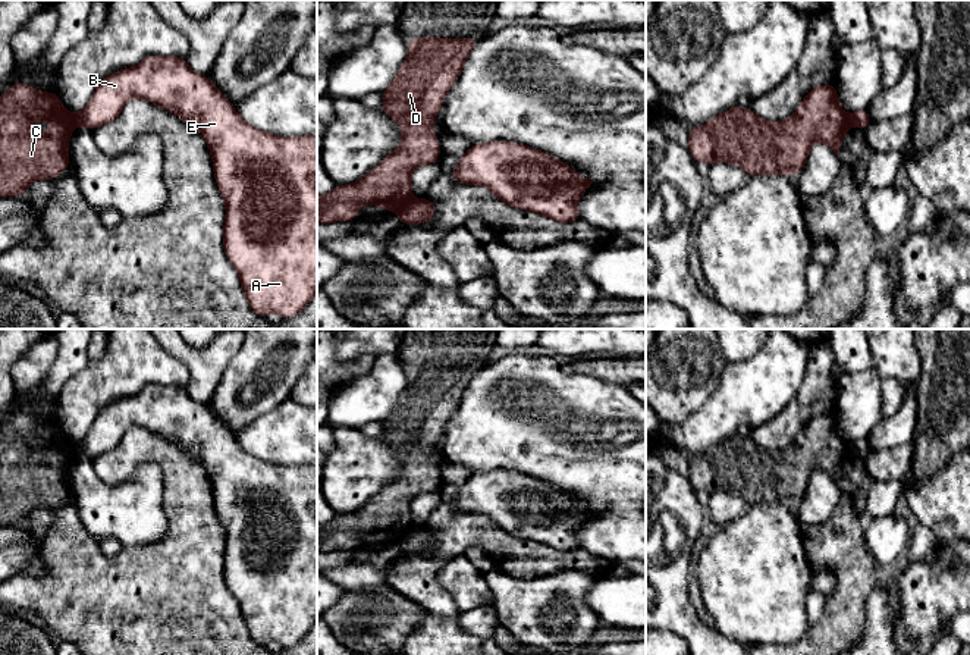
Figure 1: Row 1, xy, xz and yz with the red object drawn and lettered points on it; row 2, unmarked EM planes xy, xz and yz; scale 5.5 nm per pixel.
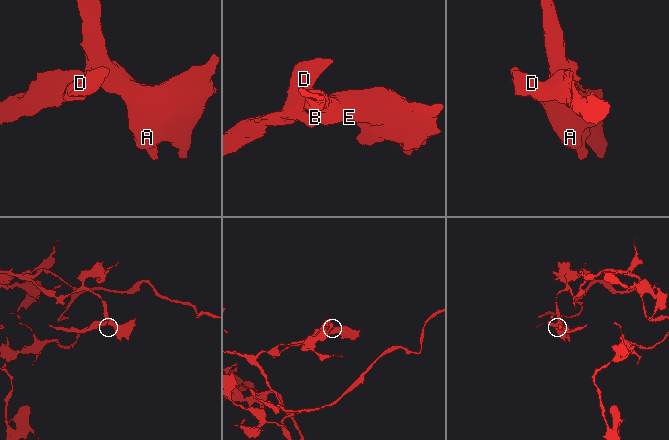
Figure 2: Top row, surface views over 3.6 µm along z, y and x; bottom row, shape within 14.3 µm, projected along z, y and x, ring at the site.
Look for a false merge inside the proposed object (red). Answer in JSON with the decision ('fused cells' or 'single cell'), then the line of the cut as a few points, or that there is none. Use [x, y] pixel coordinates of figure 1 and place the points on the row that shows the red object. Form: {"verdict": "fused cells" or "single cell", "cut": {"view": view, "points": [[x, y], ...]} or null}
{"verdict": "fused cells", "cut": {"view": "xy", "points": [[72, 115], [77, 124]]}}

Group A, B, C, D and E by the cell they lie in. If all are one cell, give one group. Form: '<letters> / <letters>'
A B E / C D

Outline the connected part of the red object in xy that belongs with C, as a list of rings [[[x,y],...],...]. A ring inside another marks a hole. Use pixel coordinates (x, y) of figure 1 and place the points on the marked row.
[[[16,81],[10,90],[0,97],[0,197],[21,197],[37,179],[53,179],[70,166],[68,145],[75,116],[66,110],[56,93],[43,93]],[[37,120],[50,120],[54,126],[48,132],[29,132],[28,125]]]

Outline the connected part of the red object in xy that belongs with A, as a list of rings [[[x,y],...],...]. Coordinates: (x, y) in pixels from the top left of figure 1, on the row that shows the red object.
[[[154,54],[145,56],[142,62],[138,63],[136,66],[120,69],[109,75],[103,81],[100,81],[87,107],[78,115],[73,115],[75,123],[85,126],[88,129],[94,129],[109,122],[113,122],[120,115],[123,106],[131,98],[144,98],[144,100],[151,101],[153,104],[163,107],[164,110],[175,113],[188,125],[195,126],[203,134],[203,138],[207,141],[208,150],[213,159],[214,179],[226,203],[226,220],[225,220],[225,228],[223,228],[223,250],[229,261],[233,264],[233,267],[238,272],[241,286],[245,292],[245,297],[251,310],[255,314],[263,316],[263,317],[266,317],[270,313],[276,313],[282,319],[293,317],[299,311],[302,311],[304,307],[310,303],[310,300],[317,292],[317,135],[289,138],[289,137],[279,137],[274,134],[263,132],[251,126],[249,123],[247,123],[238,115],[232,103],[223,94],[217,91],[213,81],[208,76],[194,72],[186,63],[186,59],[175,57],[175,56],[154,56]]]

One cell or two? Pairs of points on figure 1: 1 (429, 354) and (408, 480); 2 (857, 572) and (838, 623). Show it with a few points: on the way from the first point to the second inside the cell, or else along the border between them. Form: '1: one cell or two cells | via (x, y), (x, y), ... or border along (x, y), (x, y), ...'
1: one cell | via (429, 385), (429, 401), (416, 423), (416, 450)
2: one cell | via (853, 585), (845, 610)

